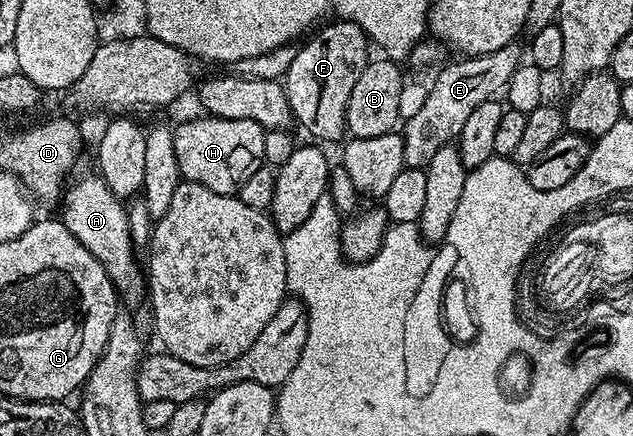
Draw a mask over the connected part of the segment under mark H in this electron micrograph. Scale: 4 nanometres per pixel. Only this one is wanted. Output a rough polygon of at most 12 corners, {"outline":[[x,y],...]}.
{"outline":[[201,117],[173,127],[185,181],[237,195],[266,130]]}

